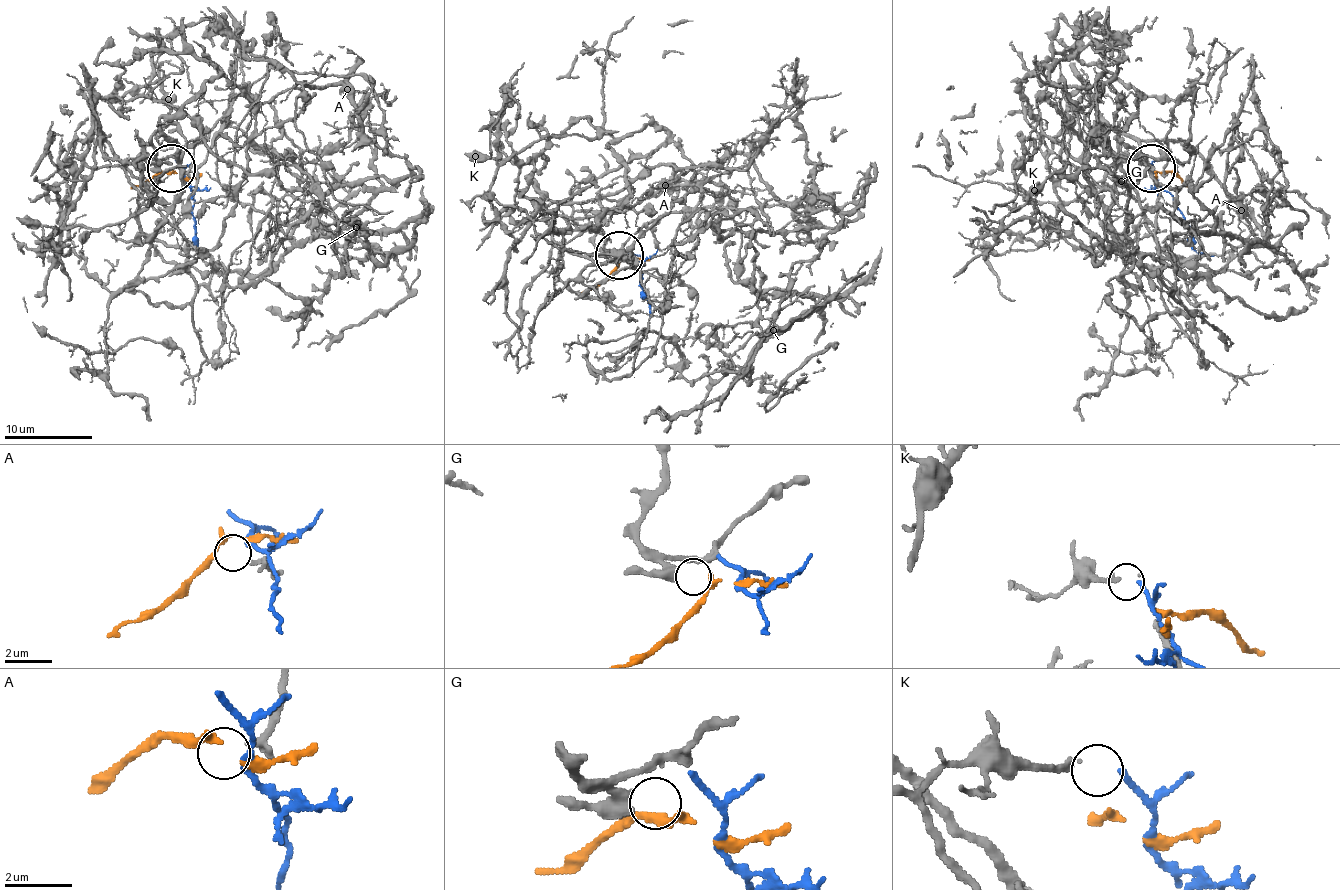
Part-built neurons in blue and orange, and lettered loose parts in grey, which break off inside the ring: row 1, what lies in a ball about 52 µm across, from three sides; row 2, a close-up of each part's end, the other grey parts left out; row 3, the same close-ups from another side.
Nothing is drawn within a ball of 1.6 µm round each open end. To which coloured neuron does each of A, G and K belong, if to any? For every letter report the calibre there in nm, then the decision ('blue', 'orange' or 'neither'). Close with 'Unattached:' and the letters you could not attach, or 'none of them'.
A: 240 nm thick; neither
G: 360 nm thick; orange
K: 70 nm thick; blue
Unattached: A

